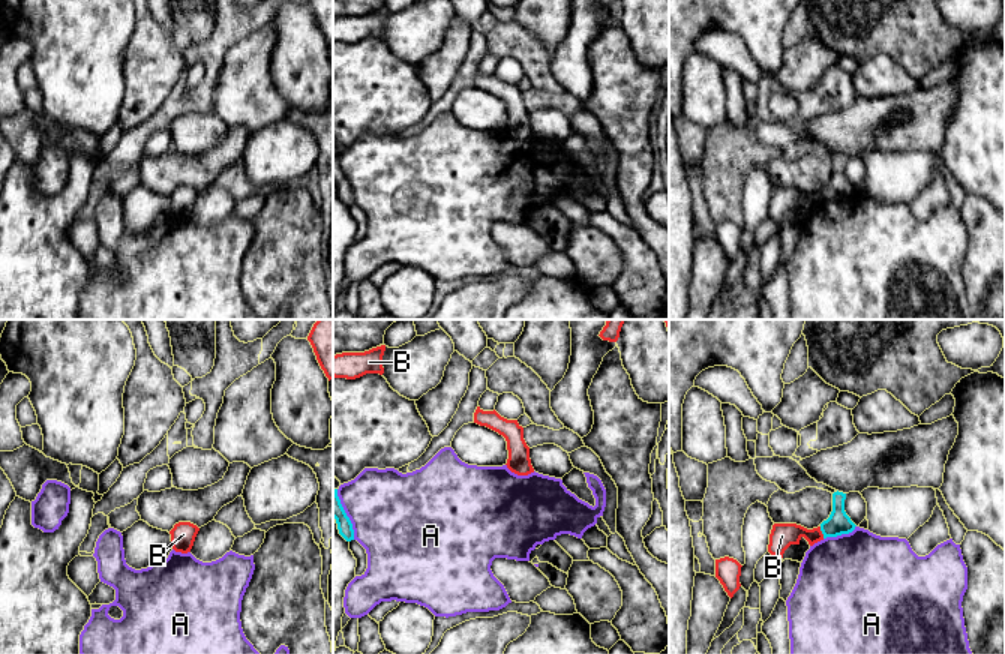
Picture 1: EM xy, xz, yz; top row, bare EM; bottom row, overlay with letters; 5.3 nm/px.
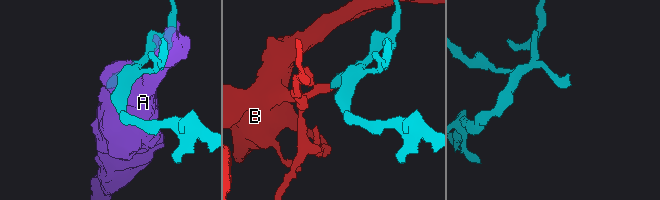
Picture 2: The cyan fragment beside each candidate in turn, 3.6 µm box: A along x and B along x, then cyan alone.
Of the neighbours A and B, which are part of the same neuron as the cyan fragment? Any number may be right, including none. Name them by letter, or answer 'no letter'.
no letter

